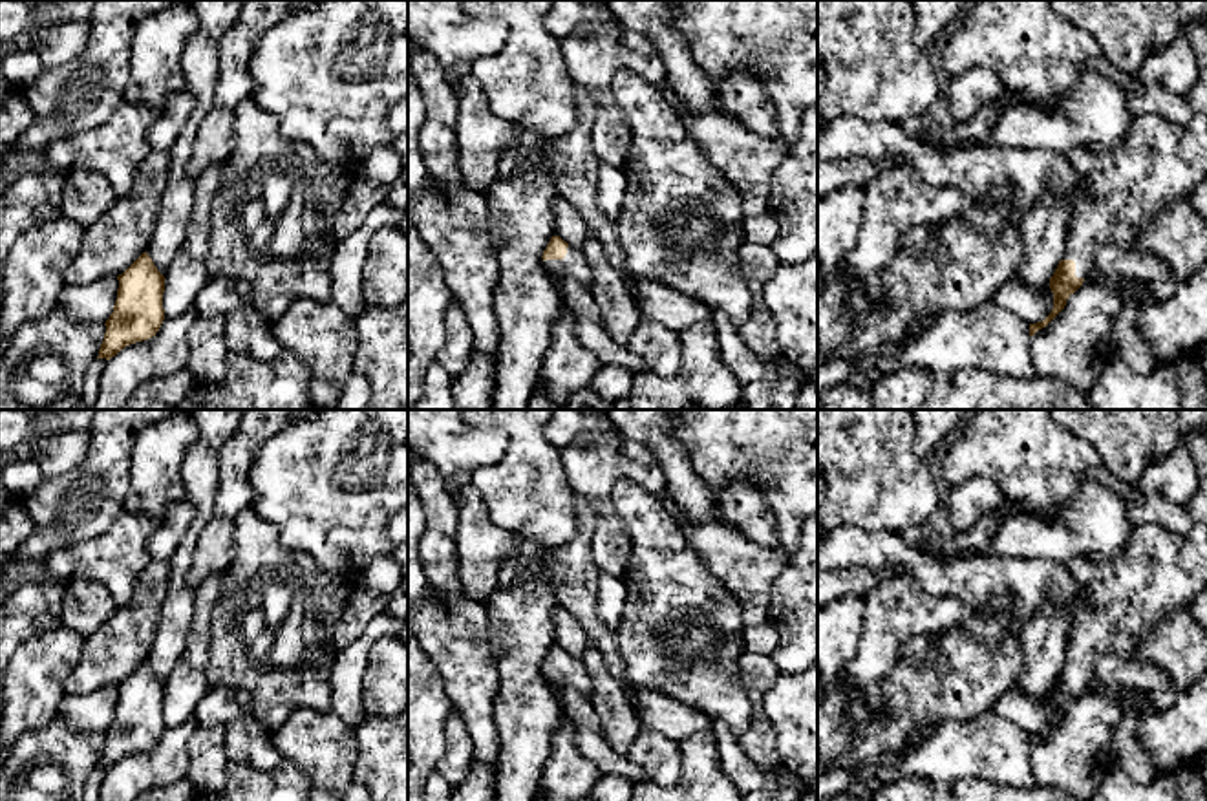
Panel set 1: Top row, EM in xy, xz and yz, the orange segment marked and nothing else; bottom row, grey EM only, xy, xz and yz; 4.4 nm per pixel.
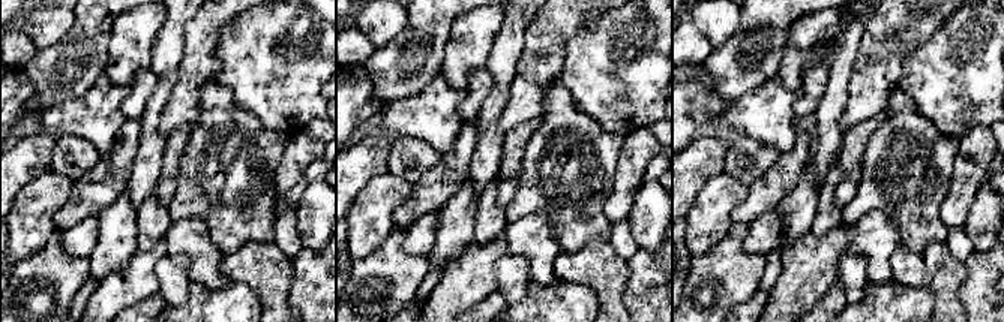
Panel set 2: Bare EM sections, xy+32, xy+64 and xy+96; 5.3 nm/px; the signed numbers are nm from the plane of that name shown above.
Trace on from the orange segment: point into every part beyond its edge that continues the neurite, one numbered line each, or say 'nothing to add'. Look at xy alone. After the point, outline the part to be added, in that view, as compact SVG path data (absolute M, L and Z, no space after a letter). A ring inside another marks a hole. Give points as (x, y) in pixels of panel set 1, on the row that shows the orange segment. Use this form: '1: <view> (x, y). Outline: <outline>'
nothing to add

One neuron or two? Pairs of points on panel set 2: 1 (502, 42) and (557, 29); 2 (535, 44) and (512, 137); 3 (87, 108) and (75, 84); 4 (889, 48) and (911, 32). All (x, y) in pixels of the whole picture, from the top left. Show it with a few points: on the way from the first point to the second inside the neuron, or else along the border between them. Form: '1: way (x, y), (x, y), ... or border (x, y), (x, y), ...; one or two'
1: border (535, 15), (526, 27), (524, 45), (515, 71); two
2: border (538, 117), (514, 126), (506, 134); two
3: border (104, 74), (83, 95), (57, 102), (48, 108); two
4: way (895, 42), (905, 32); one

